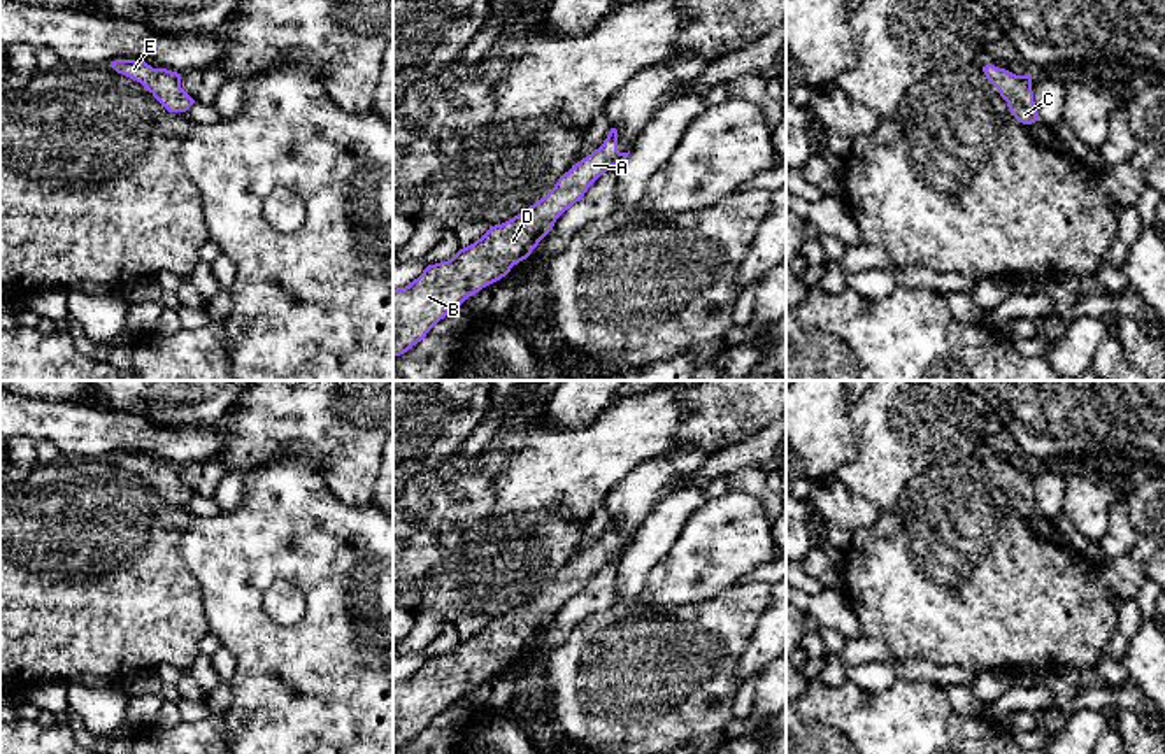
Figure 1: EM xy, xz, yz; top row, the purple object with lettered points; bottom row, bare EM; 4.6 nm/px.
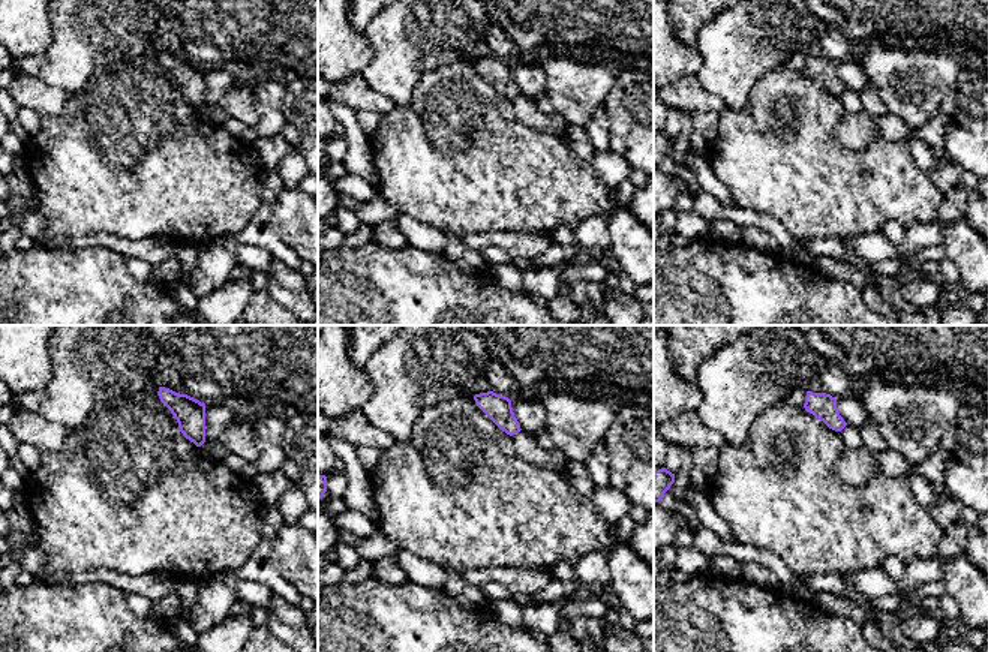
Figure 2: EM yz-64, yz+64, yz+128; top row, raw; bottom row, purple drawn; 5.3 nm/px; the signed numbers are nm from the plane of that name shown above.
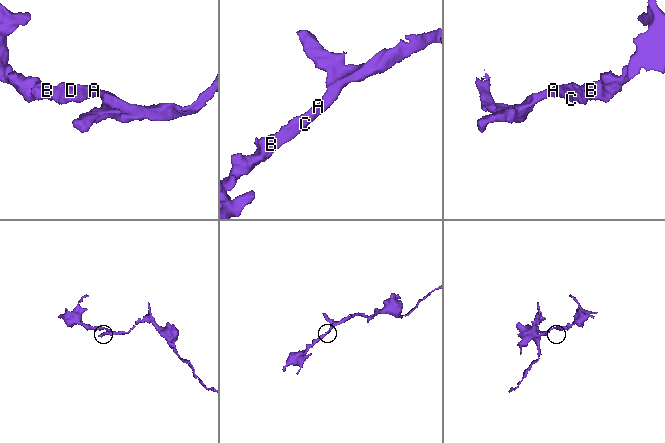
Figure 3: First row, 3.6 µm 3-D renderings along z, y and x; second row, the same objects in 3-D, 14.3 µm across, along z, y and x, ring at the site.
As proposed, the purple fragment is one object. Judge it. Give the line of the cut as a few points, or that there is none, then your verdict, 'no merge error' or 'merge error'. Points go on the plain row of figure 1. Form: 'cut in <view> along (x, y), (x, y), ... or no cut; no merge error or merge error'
no cut; no merge error

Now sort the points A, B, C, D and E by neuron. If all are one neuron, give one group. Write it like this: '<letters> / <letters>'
A B C D E

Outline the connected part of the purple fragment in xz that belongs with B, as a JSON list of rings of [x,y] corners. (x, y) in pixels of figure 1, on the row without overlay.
[[[611,521],[604,537],[565,565],[546,589],[512,612],[490,619],[451,652],[428,658],[409,679],[393,682],[393,750],[421,735],[468,689],[526,652],[556,612],[611,559],[621,559],[628,547],[618,544],[618,523]]]

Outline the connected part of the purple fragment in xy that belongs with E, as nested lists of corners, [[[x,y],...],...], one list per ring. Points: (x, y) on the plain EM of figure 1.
[[[116,452],[111,459],[149,484],[168,505],[186,505],[195,493],[181,480],[181,466],[153,461],[146,454]]]

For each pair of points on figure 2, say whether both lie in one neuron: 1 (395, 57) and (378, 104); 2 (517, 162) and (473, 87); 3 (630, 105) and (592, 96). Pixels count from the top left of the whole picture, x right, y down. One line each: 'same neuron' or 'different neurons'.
1: different neurons
2: same neuron
3: different neurons

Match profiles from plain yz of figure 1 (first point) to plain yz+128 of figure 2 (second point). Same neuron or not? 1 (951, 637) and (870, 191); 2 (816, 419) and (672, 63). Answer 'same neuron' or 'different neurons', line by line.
1: same neuron
2: same neuron

